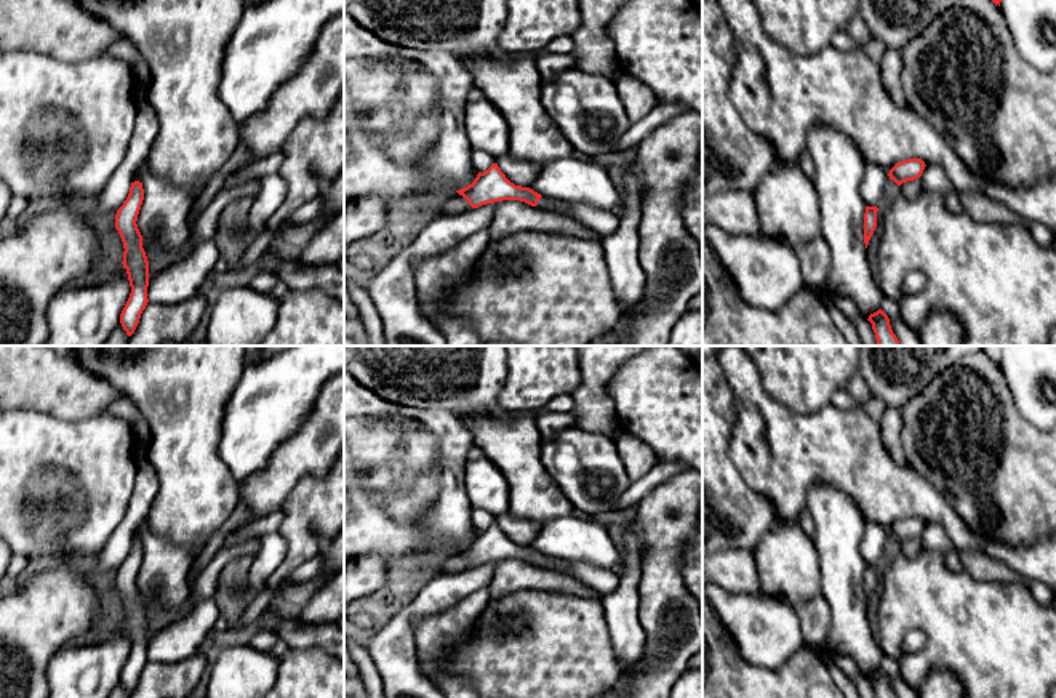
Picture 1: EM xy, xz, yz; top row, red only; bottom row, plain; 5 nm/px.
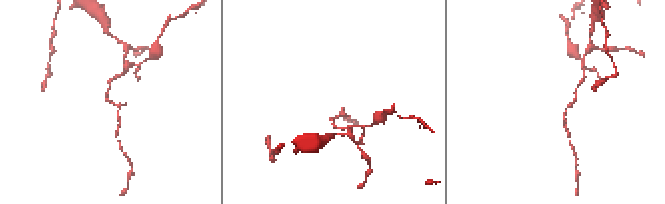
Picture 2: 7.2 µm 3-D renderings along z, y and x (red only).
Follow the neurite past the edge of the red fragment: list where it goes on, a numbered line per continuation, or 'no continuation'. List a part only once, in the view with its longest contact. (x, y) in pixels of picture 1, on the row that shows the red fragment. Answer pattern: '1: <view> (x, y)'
1: xz (544, 202)

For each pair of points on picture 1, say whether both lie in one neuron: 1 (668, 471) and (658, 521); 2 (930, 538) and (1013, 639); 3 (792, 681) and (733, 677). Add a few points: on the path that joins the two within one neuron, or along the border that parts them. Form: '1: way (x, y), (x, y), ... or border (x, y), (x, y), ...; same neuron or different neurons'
1: border (685, 469), (655, 485), (637, 503); different neurons
2: border (922, 549), (935, 549), (943, 554); different neurons
3: way (778, 681), (748, 681); same neuron

